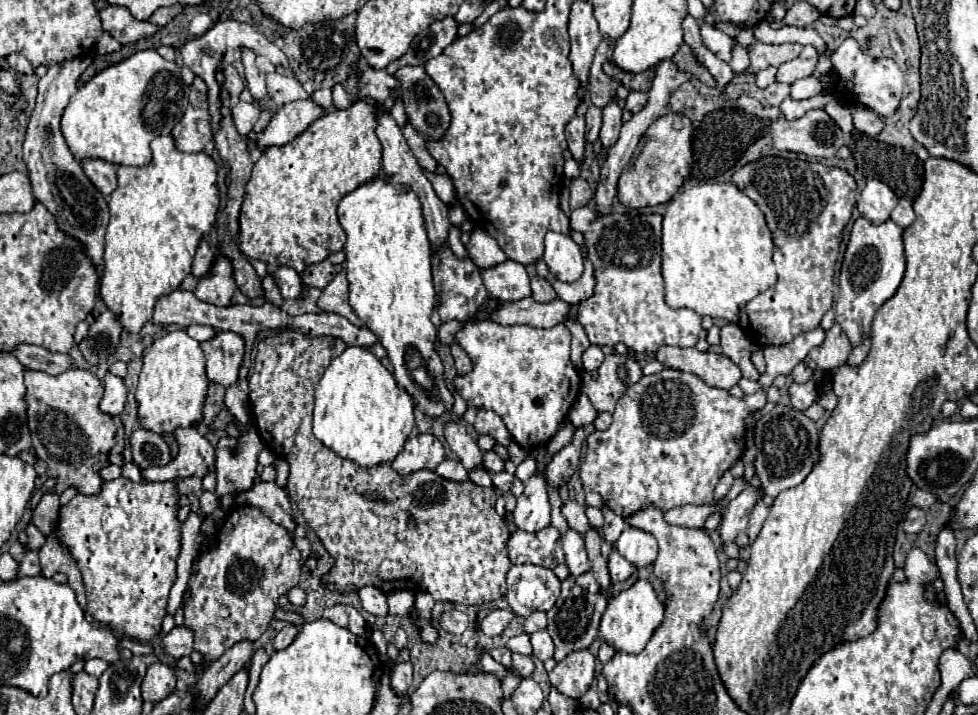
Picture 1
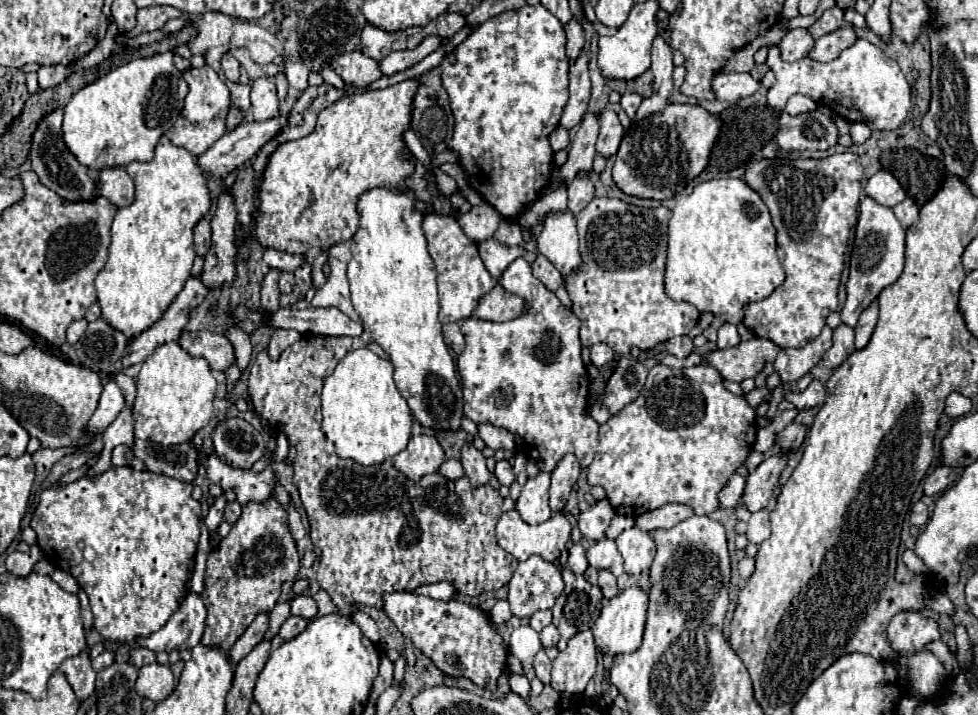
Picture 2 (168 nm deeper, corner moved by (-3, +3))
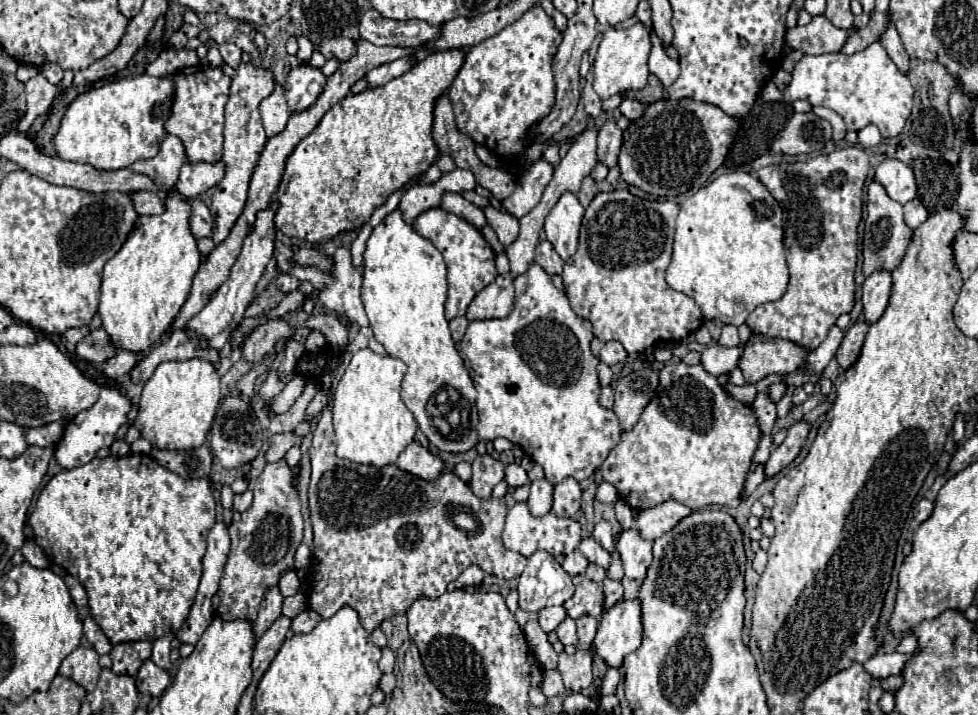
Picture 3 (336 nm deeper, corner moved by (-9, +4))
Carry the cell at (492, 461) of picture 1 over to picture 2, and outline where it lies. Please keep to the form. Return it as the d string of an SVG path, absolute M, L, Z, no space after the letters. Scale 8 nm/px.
M497 461L495 465L495 471L493 475L499 479L501 485L511 485L515 481L515 475L513 475L513 469L511 469L511 463L509 461Z

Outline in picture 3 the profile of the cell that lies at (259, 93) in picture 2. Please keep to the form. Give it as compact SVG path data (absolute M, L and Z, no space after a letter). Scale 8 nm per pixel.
M275 84L275 90L261 102L259 112L261 112L263 126L265 126L265 132L269 138L279 134L285 128L291 110L287 106L285 90L281 88L281 84Z

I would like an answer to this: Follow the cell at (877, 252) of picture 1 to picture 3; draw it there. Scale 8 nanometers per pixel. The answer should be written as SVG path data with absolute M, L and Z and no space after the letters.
M871 182L867 194L867 220L863 236L863 276L867 278L877 270L893 272L905 256L905 250L911 242L911 232L913 230L903 222L903 206L891 200L877 182Z

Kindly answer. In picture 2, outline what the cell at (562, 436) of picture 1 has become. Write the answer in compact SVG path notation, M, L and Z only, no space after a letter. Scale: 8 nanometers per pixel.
M539 473L535 479L527 479L521 497L517 499L517 511L525 523L537 525L551 517L549 509L549 475Z

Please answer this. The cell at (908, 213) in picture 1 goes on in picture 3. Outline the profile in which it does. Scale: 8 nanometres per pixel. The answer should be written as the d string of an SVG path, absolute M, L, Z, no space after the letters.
M915 198L915 200L911 200L911 202L907 202L905 206L905 224L911 228L911 230L915 230L919 224L923 224L925 220L927 220L927 210L925 210L925 206Z

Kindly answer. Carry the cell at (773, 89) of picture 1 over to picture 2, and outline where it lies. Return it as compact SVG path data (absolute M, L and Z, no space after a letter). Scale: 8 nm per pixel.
M857 39L853 47L845 49L829 63L817 63L809 57L787 63L781 59L781 51L775 45L769 51L767 65L777 77L775 85L767 91L767 101L773 109L783 109L791 95L801 93L809 95L817 105L831 107L839 117L851 123L863 121L873 131L891 131L905 121L911 107L911 87L897 61L887 57L883 49L875 47L867 39Z

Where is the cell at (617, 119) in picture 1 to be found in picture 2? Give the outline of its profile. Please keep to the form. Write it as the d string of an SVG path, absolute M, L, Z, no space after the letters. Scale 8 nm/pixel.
M611 109L601 111L599 125L601 125L601 131L599 131L599 139L597 139L597 153L603 157L613 157L623 139L623 127L617 119L617 113Z

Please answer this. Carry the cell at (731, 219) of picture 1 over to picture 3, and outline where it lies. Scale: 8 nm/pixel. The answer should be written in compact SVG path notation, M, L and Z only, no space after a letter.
M747 172L723 174L681 204L675 226L672 260L667 268L667 284L673 290L691 296L701 308L705 320L721 320L723 324L735 326L741 326L759 304L775 302L785 294L789 270L783 246L781 206L761 184L761 180Z

